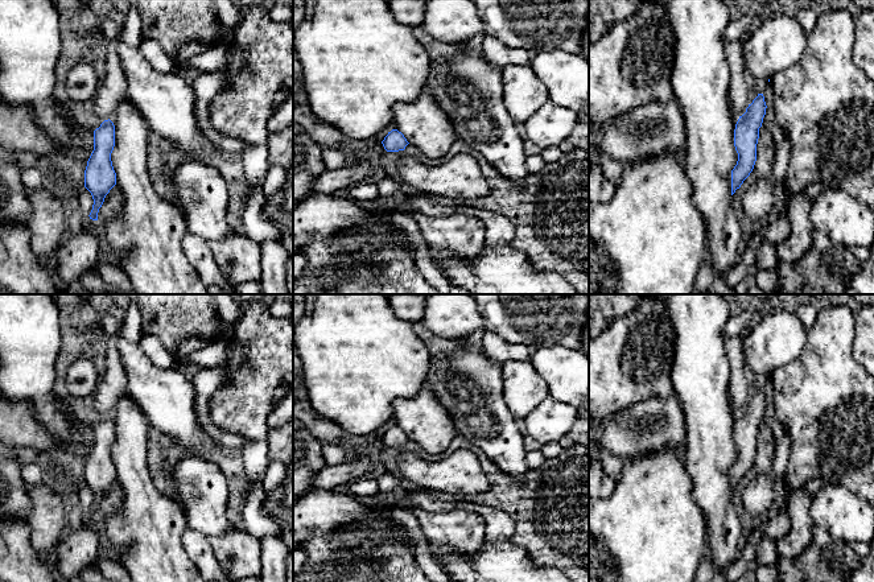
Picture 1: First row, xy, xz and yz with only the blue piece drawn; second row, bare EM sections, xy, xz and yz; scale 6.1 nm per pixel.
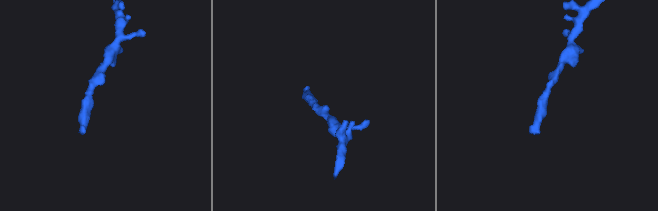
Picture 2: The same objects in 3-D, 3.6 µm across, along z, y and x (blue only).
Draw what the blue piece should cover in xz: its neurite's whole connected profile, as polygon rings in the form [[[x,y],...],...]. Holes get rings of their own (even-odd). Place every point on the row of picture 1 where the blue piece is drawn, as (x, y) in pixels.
[[[392,129],[384,137],[382,144],[387,152],[399,152],[399,150],[404,150],[409,143],[407,141],[407,139],[401,132],[399,132],[397,129]]]

